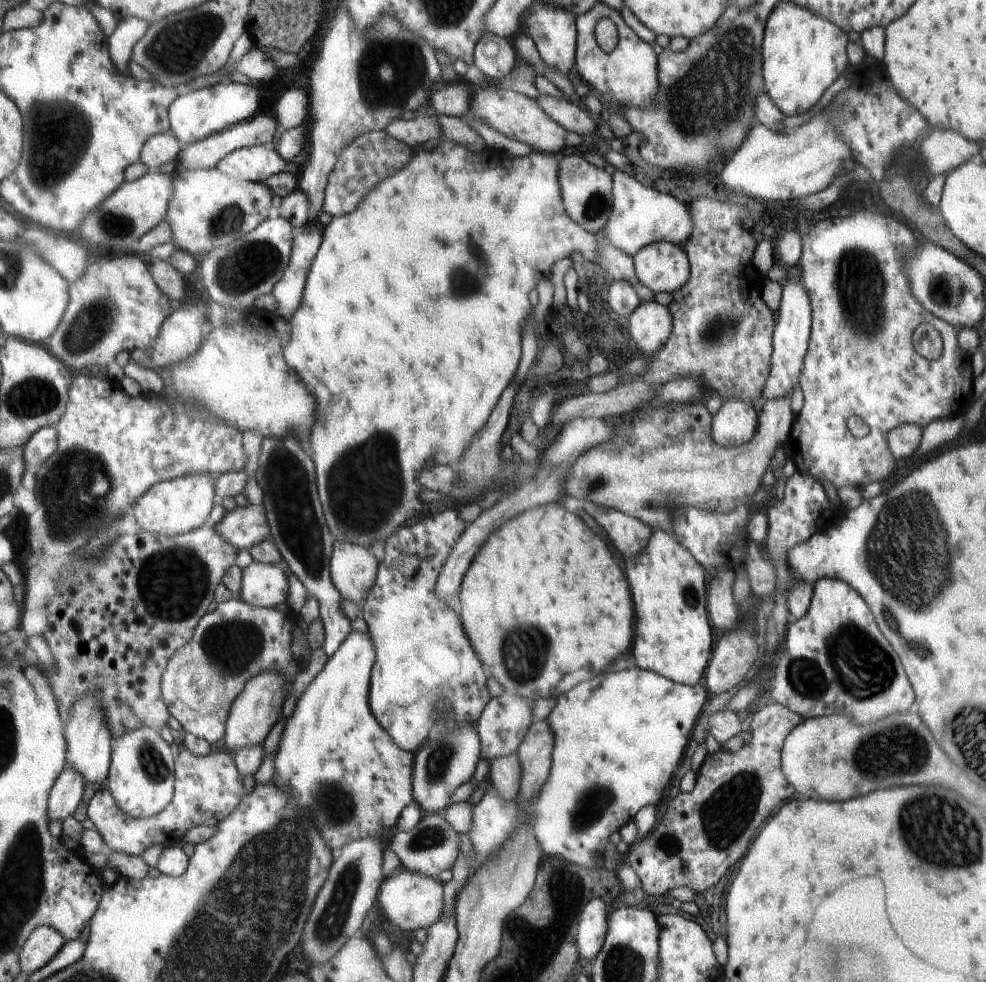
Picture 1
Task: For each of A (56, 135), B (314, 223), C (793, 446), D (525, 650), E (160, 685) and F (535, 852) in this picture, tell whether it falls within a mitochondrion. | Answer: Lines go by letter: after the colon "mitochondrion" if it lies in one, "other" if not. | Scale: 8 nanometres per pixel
A: mitochondrion
B: other
C: other
D: mitochondrion
E: other
F: other

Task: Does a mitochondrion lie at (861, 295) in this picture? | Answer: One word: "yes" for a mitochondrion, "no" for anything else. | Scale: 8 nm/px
yes

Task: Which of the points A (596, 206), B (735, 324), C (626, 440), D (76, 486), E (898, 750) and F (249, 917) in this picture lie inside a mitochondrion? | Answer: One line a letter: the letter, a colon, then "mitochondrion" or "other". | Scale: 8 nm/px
A: mitochondrion
B: mitochondrion
C: mitochondrion
D: mitochondrion
E: mitochondrion
F: mitochondrion

